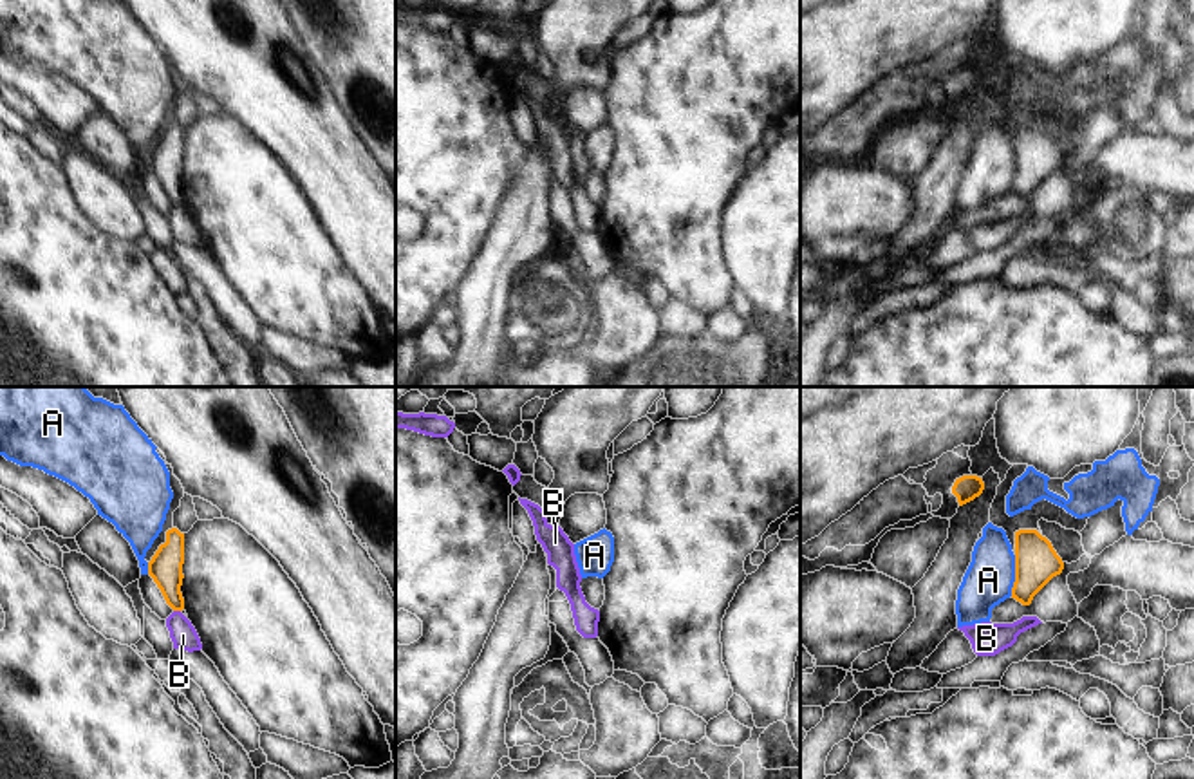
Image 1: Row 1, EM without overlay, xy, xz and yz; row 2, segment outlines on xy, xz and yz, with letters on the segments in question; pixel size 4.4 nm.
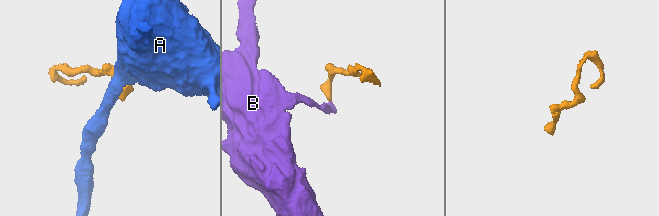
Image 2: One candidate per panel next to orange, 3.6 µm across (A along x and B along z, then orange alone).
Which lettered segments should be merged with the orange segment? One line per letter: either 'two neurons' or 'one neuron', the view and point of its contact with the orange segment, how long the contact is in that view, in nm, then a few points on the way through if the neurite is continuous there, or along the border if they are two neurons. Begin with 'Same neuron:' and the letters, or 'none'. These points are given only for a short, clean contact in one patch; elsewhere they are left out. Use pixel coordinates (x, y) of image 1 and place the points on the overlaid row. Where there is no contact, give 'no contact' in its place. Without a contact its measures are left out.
Same neuron: none
A: two neurons | yz (1016, 575) | 190 nm | along yz (1016, 555), (1016, 581), (1010, 595)
B: two neurons | xy (177, 610) | 30 nm | along xy (174, 610), (179, 611)

